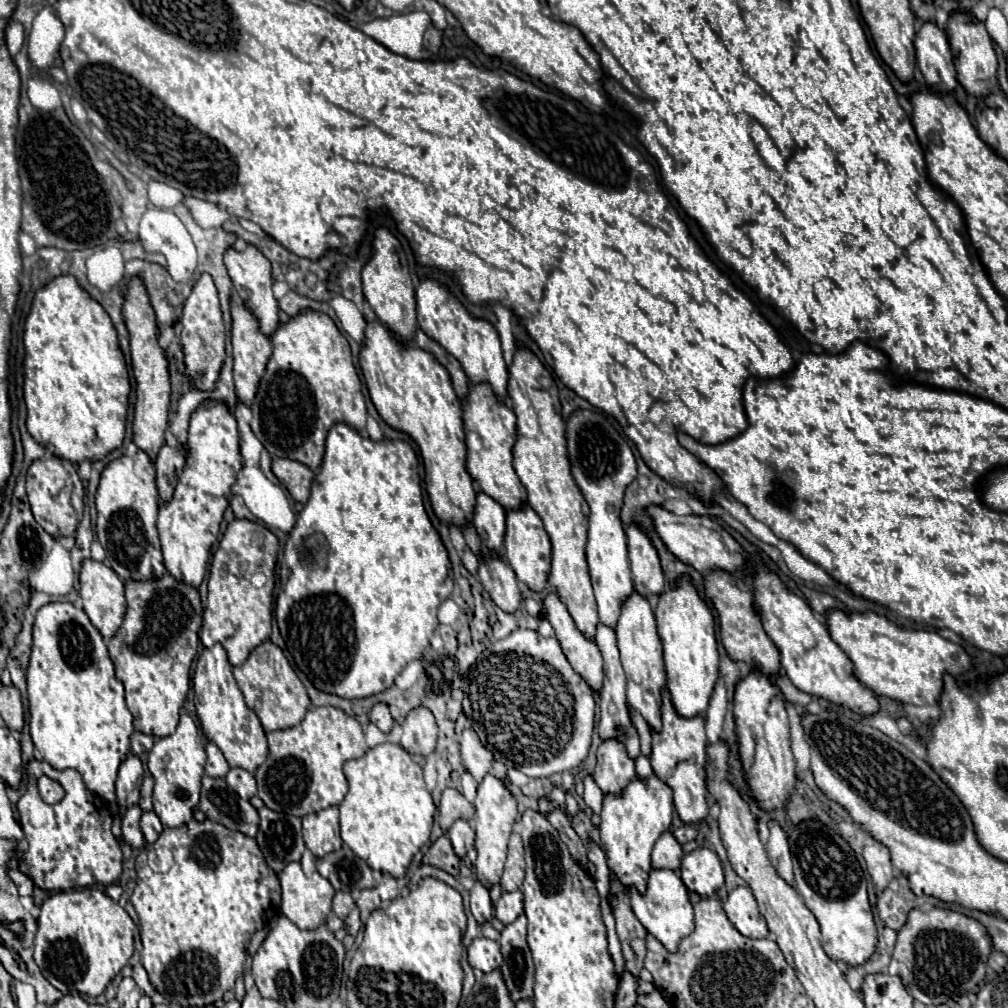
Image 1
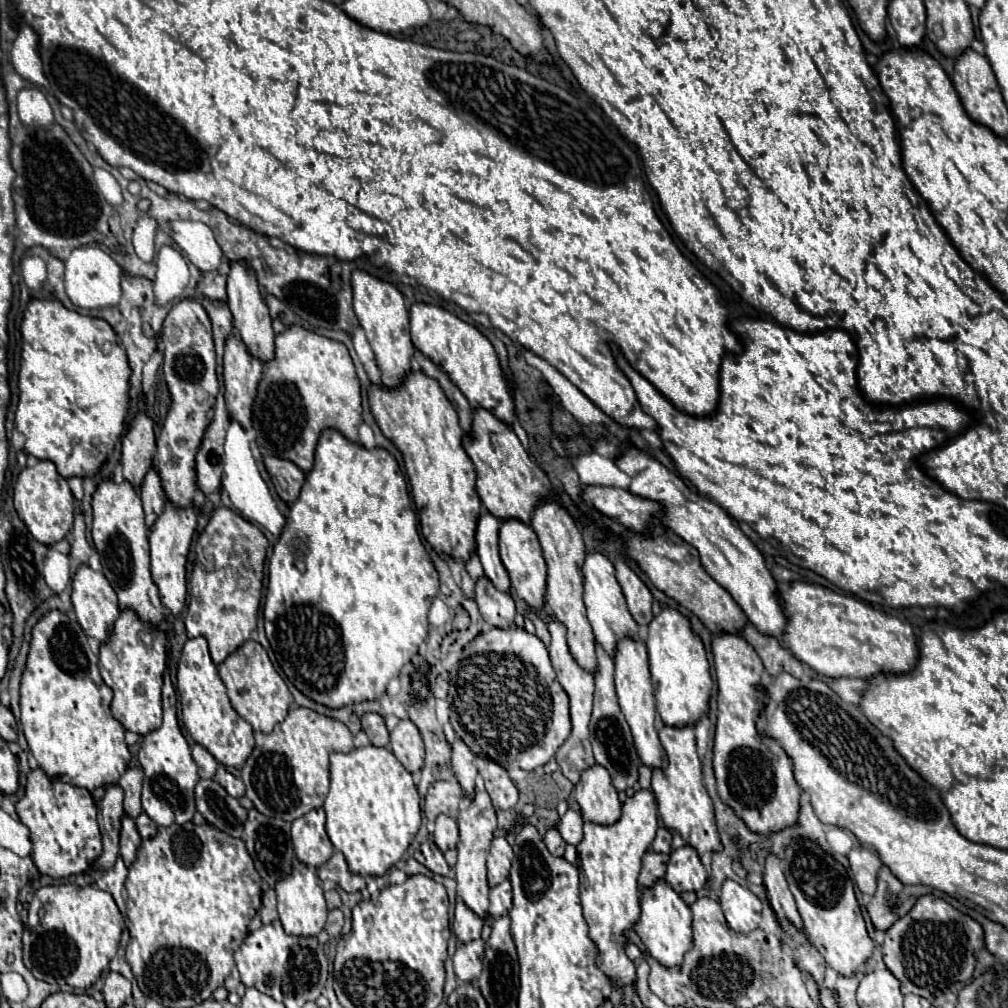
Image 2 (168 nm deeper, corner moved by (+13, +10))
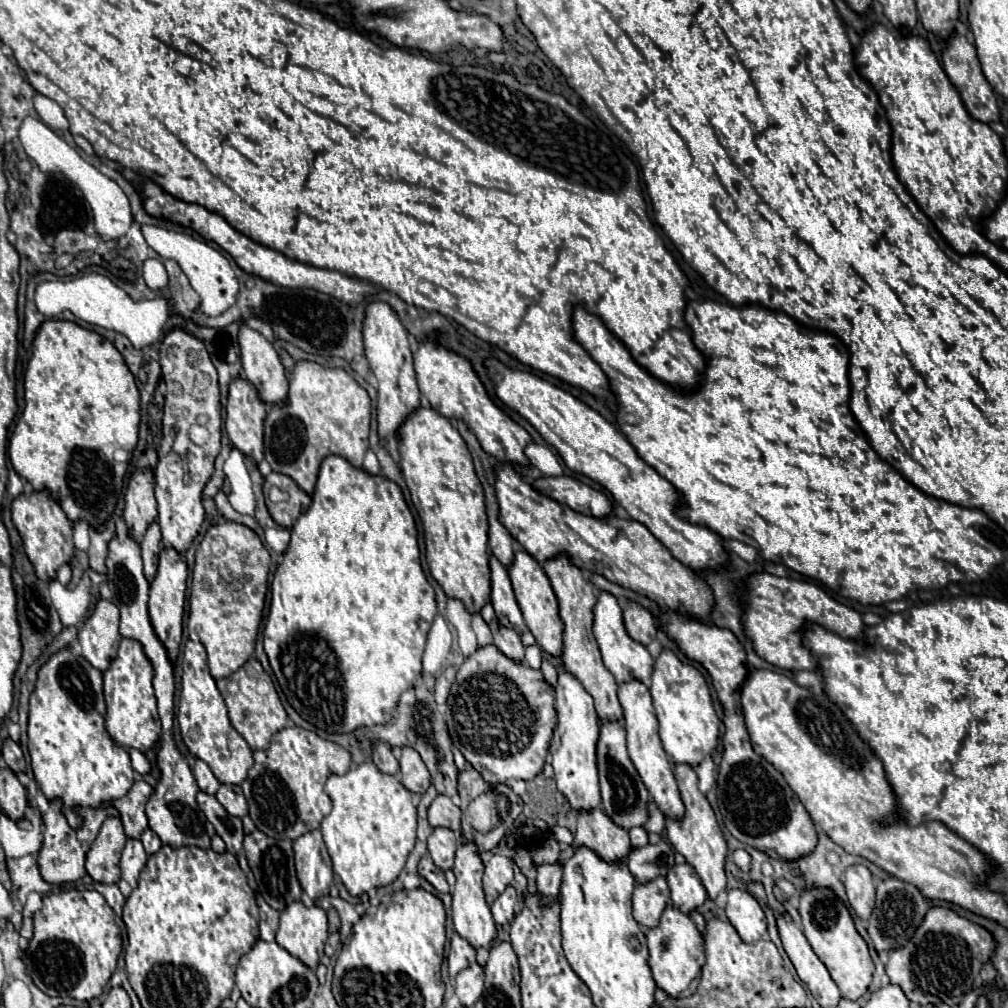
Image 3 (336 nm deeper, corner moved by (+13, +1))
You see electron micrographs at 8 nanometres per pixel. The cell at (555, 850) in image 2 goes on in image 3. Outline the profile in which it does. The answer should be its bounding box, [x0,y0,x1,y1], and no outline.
[537,861,563,903]

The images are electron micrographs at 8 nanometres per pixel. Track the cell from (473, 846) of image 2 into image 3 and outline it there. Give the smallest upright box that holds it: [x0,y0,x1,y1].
[453,841,497,949]

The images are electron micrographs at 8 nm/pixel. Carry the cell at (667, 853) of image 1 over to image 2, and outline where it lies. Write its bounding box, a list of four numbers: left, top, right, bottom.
[639,850,669,890]

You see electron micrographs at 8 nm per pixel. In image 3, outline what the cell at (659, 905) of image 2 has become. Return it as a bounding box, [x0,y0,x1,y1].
[647,905,705,997]

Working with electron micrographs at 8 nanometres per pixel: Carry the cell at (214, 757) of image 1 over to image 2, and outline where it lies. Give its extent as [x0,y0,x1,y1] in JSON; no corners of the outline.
[193,744,219,778]

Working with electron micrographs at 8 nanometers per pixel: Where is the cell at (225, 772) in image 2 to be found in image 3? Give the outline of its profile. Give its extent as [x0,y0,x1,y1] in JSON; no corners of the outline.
[215,783,247,817]

